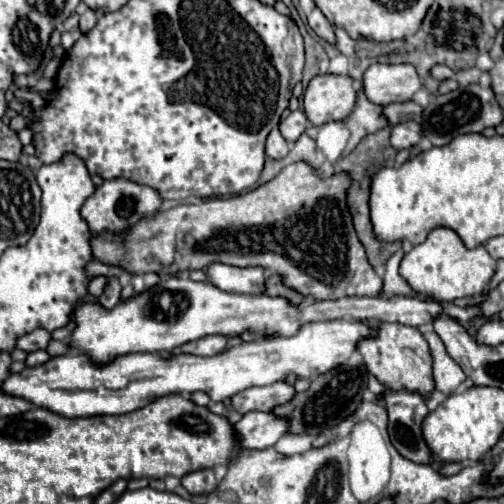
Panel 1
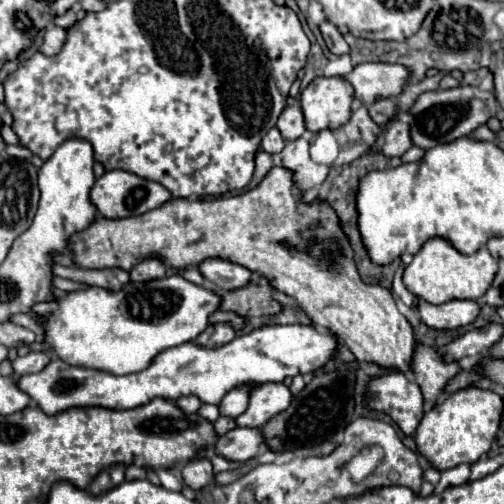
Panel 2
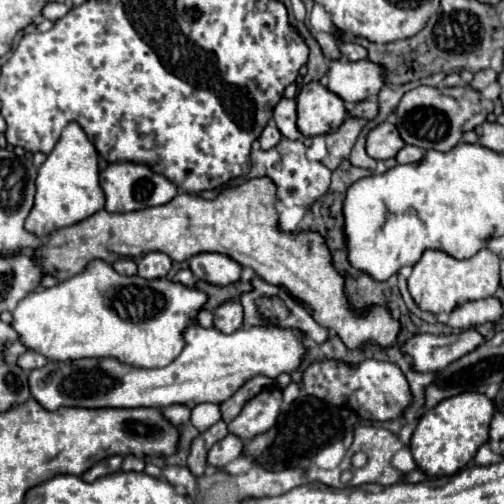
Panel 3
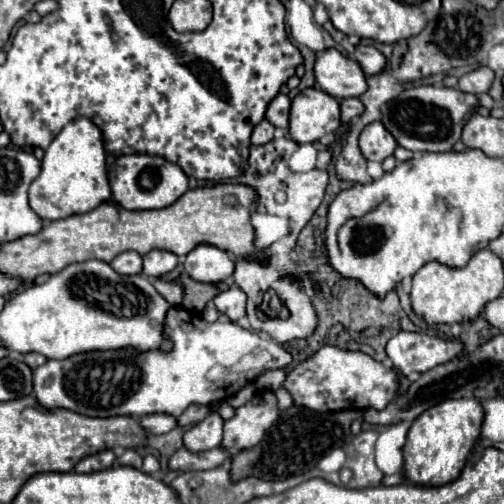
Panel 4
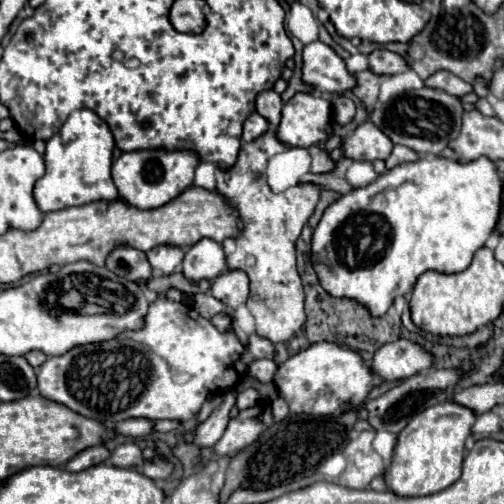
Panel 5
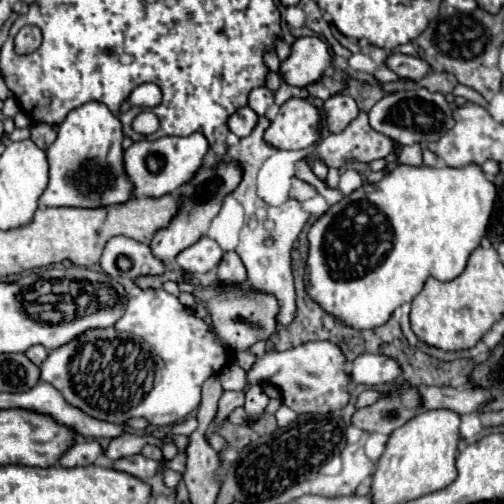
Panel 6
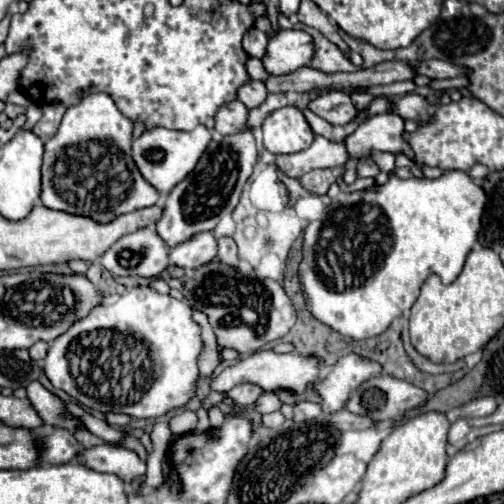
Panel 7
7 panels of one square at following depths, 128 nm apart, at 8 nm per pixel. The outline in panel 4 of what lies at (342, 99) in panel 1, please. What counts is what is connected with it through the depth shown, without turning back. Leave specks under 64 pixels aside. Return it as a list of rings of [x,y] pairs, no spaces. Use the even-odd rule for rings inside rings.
[[[306,88],[292,100],[290,136],[298,144],[318,142],[340,128],[340,102],[320,88]]]

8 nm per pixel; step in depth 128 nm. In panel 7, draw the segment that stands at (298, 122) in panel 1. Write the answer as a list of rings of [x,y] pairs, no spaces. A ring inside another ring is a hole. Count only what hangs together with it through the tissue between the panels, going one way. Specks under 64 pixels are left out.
[[[250,80],[248,84],[244,84],[244,88],[240,88],[238,92],[238,100],[246,104],[246,108],[258,108],[268,96],[268,90],[262,82],[258,80]]]

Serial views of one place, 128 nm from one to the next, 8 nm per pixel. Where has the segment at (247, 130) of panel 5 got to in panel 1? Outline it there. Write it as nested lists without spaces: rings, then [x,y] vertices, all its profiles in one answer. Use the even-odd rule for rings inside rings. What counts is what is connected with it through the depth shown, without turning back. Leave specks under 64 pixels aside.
[[[274,128],[274,130],[268,134],[268,140],[266,140],[266,156],[278,160],[278,158],[284,158],[284,156],[288,154],[288,150],[290,150],[288,142],[282,138],[280,130]]]

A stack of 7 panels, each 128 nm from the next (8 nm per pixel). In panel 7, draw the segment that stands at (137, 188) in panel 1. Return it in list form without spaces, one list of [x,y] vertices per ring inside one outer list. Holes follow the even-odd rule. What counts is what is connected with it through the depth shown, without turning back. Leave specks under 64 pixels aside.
[[[196,126],[190,132],[154,128],[134,140],[132,158],[134,158],[134,164],[138,166],[140,174],[144,176],[144,180],[148,184],[152,184],[162,196],[166,196],[180,180],[184,180],[192,172],[192,168],[198,164],[198,160],[204,154],[210,140],[212,140],[210,130],[204,126]]]

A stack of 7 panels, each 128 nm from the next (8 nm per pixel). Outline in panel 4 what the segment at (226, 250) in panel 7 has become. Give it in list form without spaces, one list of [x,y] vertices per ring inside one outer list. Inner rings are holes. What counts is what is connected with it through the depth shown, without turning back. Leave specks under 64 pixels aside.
[[[232,286],[214,298],[214,306],[222,316],[236,322],[246,314],[246,296],[244,292],[240,292],[240,288]]]

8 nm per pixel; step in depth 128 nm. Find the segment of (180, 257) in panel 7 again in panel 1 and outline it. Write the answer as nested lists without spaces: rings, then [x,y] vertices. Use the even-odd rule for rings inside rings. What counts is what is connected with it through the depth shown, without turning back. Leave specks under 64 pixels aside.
[[[210,264],[208,280],[224,290],[224,292],[238,292],[238,294],[262,294],[266,288],[264,268],[238,268],[228,264]]]

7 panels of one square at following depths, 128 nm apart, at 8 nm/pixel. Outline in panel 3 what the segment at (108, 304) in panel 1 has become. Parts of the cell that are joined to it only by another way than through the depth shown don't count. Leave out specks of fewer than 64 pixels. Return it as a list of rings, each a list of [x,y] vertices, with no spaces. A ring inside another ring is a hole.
[[[116,260],[116,264],[112,264],[112,268],[118,272],[118,274],[124,274],[124,276],[134,276],[136,274],[136,264],[134,260]]]

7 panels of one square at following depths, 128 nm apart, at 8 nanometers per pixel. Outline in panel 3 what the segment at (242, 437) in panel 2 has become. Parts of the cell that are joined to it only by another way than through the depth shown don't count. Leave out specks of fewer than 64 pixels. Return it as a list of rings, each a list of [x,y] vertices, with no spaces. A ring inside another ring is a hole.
[[[228,434],[224,440],[216,442],[208,452],[208,466],[224,468],[228,462],[244,452],[244,440],[236,434]]]

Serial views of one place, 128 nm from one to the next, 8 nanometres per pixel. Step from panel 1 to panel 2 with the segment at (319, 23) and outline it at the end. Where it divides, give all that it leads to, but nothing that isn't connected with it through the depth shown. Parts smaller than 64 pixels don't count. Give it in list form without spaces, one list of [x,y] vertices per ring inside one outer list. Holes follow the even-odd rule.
[[[322,22],[318,28],[320,28],[322,38],[324,38],[324,42],[326,42],[326,46],[328,46],[330,52],[334,52],[334,54],[348,54],[348,52],[350,52],[348,44],[344,42],[342,34],[336,30],[334,24],[330,24],[330,22]]]

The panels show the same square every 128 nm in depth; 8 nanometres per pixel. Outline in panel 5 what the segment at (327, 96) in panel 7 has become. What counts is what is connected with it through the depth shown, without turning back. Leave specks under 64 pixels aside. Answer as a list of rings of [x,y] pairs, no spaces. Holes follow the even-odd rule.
[[[338,96],[338,98],[332,102],[332,108],[334,108],[334,120],[336,120],[340,126],[348,124],[348,122],[354,118],[354,114],[356,114],[356,106],[354,106],[354,102],[352,102],[348,96]]]

